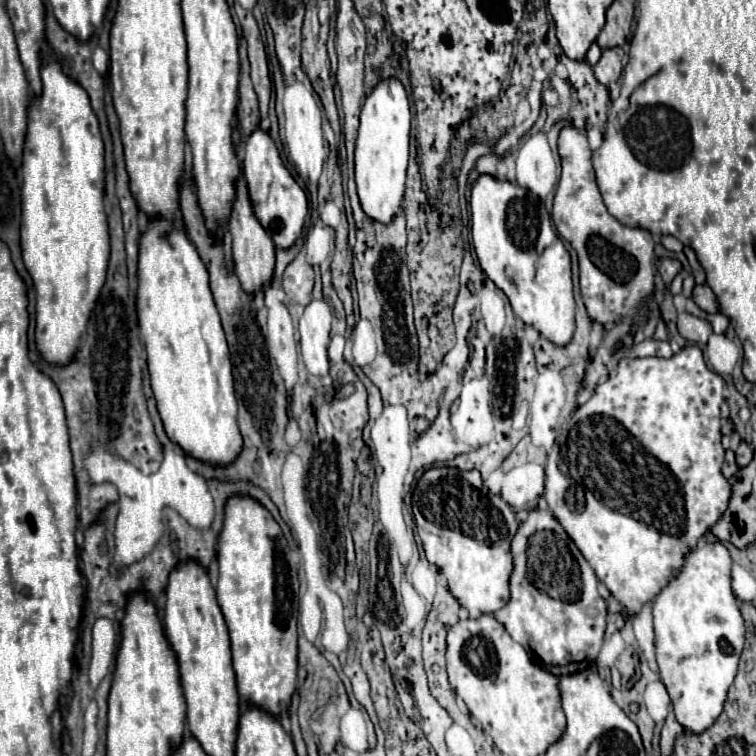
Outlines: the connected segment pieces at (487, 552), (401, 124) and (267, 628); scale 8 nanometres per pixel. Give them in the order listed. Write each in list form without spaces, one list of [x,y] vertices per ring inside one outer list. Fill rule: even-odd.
[[[433,467],[417,483],[413,515],[429,563],[437,565],[447,577],[449,591],[469,611],[469,617],[477,619],[499,611],[509,601],[511,541],[519,527],[515,511],[483,487],[479,471]]]
[[[397,79],[381,81],[367,97],[361,109],[361,125],[355,147],[355,183],[365,215],[377,223],[391,223],[403,203],[405,173],[411,137],[409,97]]]
[[[231,497],[225,505],[225,523],[217,543],[219,583],[217,603],[225,617],[229,637],[233,669],[237,675],[237,689],[249,707],[257,707],[275,719],[289,709],[291,697],[297,685],[297,567],[291,559],[291,549],[273,521],[271,513],[249,497]]]

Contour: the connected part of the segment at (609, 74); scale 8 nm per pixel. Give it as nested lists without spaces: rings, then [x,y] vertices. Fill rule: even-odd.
[[[605,49],[599,63],[593,67],[595,69],[595,79],[609,87],[611,83],[617,83],[621,79],[623,63],[621,63],[621,51],[619,49]]]

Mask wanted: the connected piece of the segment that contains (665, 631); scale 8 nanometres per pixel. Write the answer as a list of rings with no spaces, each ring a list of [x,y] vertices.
[[[705,543],[699,551],[687,555],[681,573],[669,581],[669,585],[655,597],[653,603],[655,619],[655,649],[659,675],[673,703],[677,721],[689,733],[703,733],[721,715],[727,701],[727,691],[735,679],[739,657],[745,643],[745,625],[731,589],[731,557],[727,547],[717,543]]]

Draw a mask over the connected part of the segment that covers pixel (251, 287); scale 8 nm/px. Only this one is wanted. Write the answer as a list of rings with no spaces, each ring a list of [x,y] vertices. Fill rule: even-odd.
[[[243,177],[237,181],[237,199],[233,203],[233,213],[229,219],[229,233],[233,239],[233,261],[235,261],[235,275],[241,281],[241,287],[245,293],[257,293],[265,291],[273,279],[273,269],[275,269],[275,245],[269,241],[269,235],[265,229],[261,229],[261,223],[257,221],[249,195],[247,195],[247,185]]]

